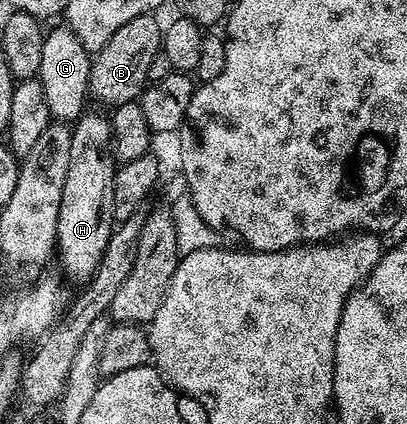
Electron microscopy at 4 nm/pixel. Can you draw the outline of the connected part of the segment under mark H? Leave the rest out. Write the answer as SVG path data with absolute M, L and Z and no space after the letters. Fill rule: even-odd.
M90 109L83 113L70 132L72 149L68 153L68 177L64 177L64 197L60 197L60 221L56 225L57 258L62 258L65 278L79 285L85 284L96 273L110 233L116 226L112 201L116 170L114 134L109 118L98 111Z

